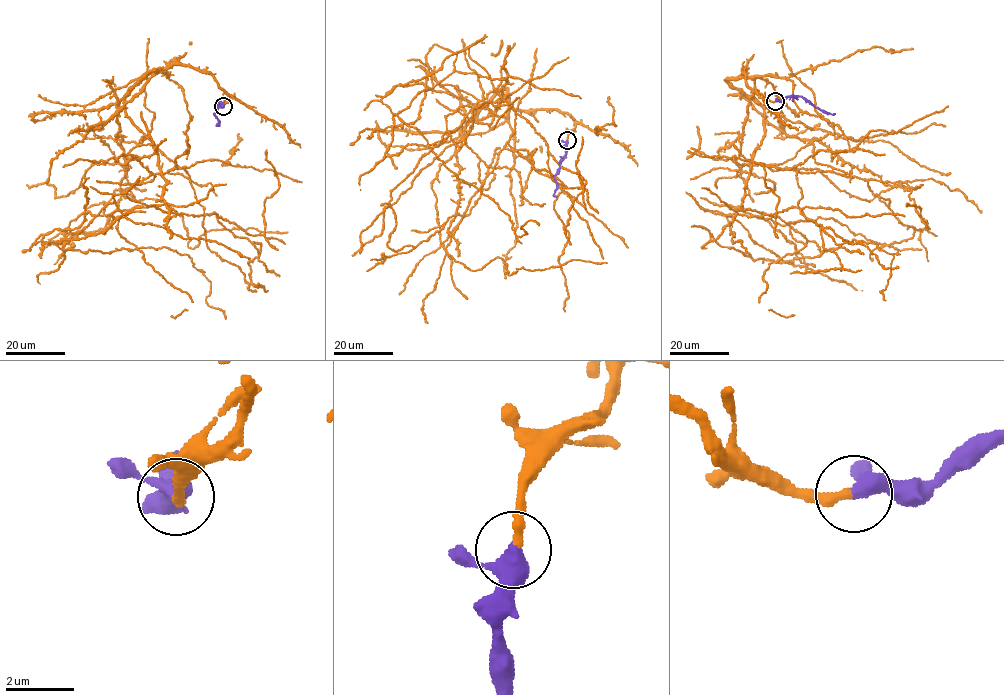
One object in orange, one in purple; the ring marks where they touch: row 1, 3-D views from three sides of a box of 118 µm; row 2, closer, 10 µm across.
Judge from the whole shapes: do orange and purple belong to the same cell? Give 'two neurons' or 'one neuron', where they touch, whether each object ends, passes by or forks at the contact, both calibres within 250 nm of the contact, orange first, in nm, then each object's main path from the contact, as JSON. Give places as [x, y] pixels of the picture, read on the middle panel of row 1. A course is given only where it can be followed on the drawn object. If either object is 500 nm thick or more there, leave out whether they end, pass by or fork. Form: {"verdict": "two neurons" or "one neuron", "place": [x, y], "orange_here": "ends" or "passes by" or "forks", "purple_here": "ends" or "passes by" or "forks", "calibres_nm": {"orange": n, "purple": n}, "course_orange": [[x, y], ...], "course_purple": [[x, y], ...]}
{"verdict": "one neuron", "place": [567, 140], "orange_here": "ends", "purple_here": "passes by", "calibres_nm": {"orange": 280, "purple": 400}, "course_orange": [[567, 140], [566, 113], [503, 88], [471, 120], [506, 95], [468, 49], [394, 114], [517, 236], [538, 225]], "course_purple": [[567, 140], [564, 158], [555, 178], [557, 197]]}

